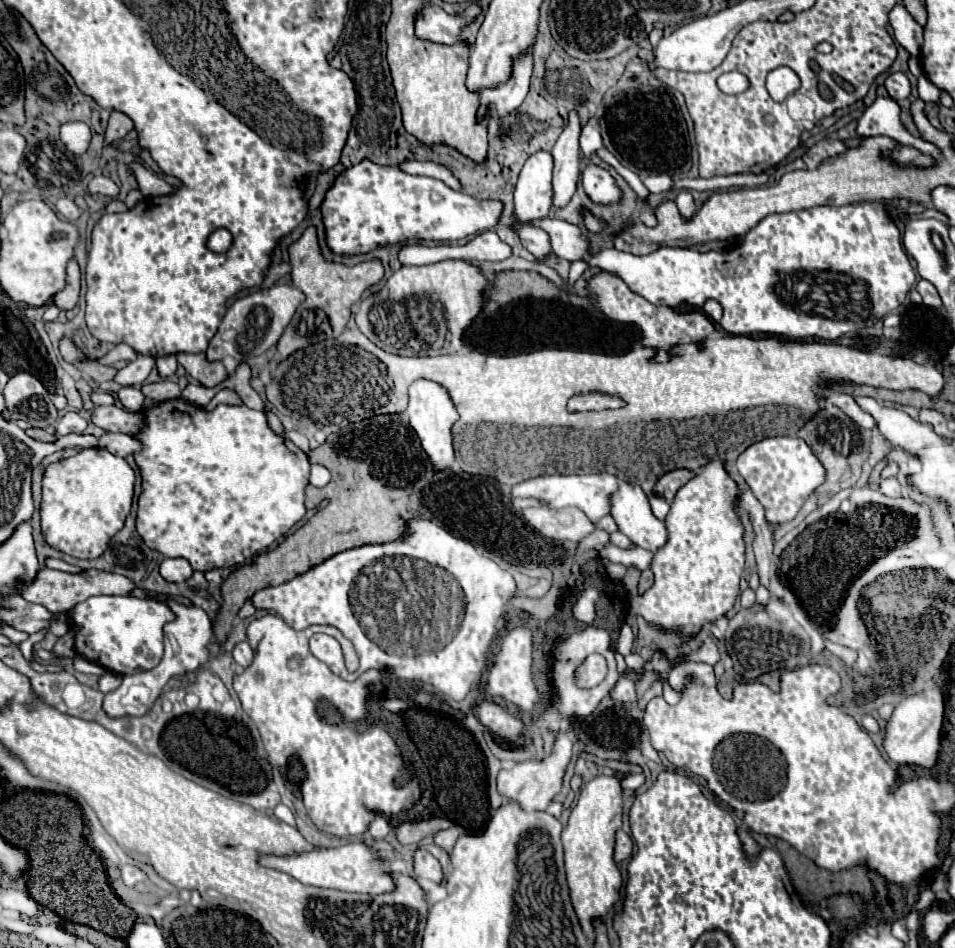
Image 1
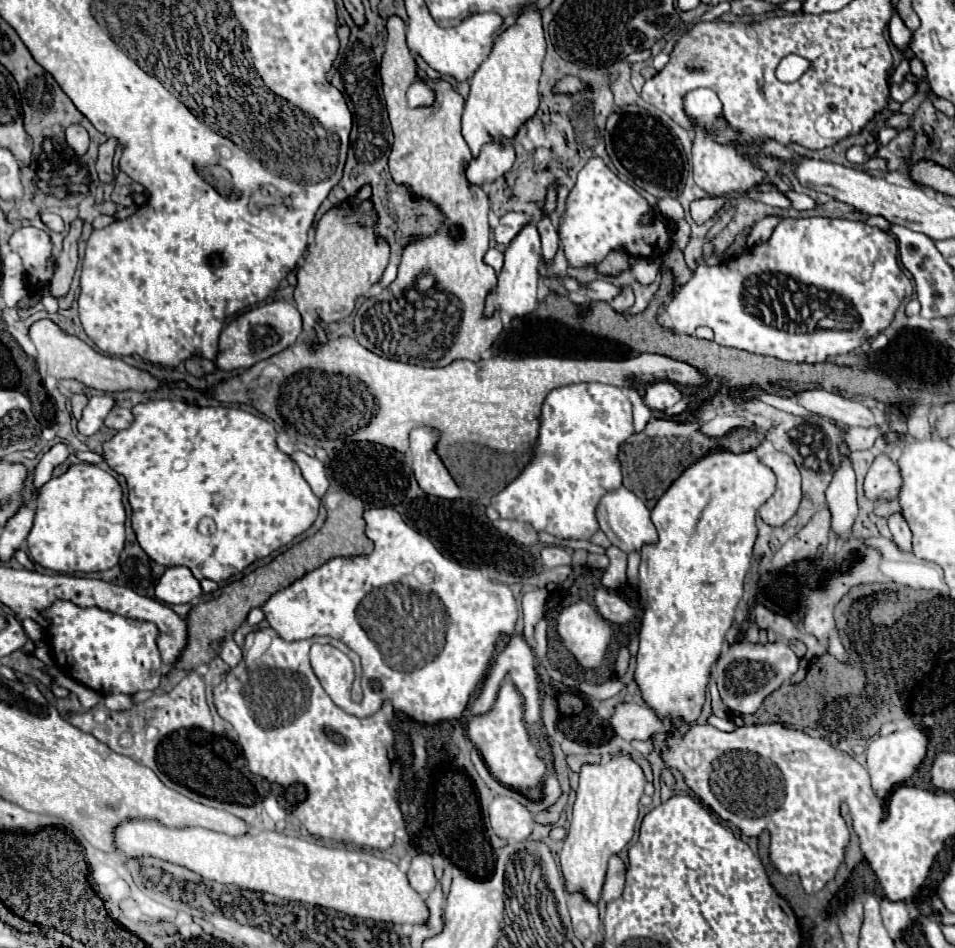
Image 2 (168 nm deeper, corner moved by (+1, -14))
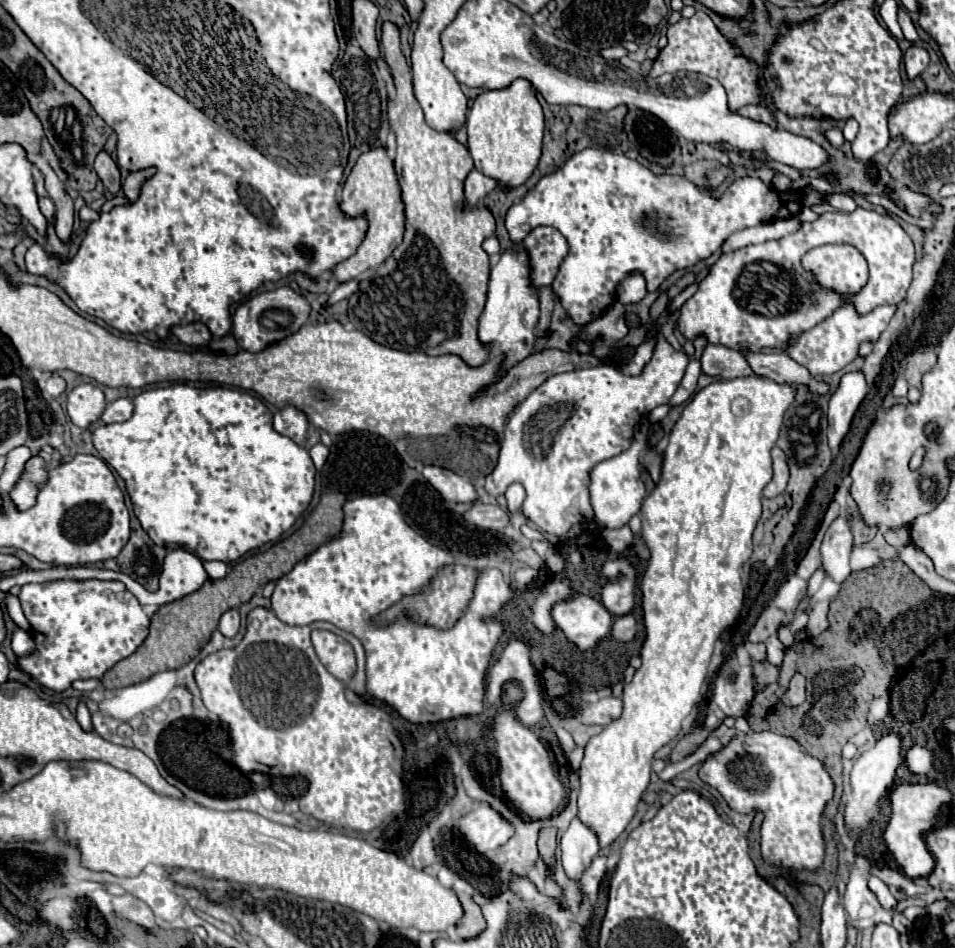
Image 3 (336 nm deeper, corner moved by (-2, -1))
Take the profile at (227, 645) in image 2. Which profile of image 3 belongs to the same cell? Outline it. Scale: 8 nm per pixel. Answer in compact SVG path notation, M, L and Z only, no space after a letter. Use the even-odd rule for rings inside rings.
M228 609L228 611L220 617L220 623L218 623L220 633L226 635L226 637L234 637L234 635L238 633L238 627L240 627L238 609Z

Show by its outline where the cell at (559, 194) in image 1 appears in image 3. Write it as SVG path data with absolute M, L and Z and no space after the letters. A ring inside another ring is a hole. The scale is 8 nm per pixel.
M536 227L522 241L530 263L530 281L536 289L552 285L560 263L568 255L568 243L554 227Z

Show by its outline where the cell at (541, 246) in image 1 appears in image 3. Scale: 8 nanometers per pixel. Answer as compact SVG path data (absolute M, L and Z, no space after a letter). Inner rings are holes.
M632 273L630 277L626 277L626 281L622 281L622 285L618 285L616 289L616 297L624 305L638 303L644 299L644 295L646 295L646 281L642 281L640 273Z

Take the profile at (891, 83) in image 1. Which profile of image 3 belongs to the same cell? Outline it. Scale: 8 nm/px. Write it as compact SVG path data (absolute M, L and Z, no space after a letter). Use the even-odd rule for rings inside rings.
M910 45L908 51L904 53L904 67L906 67L906 73L910 79L920 75L928 67L928 63L930 63L930 55L924 47Z

